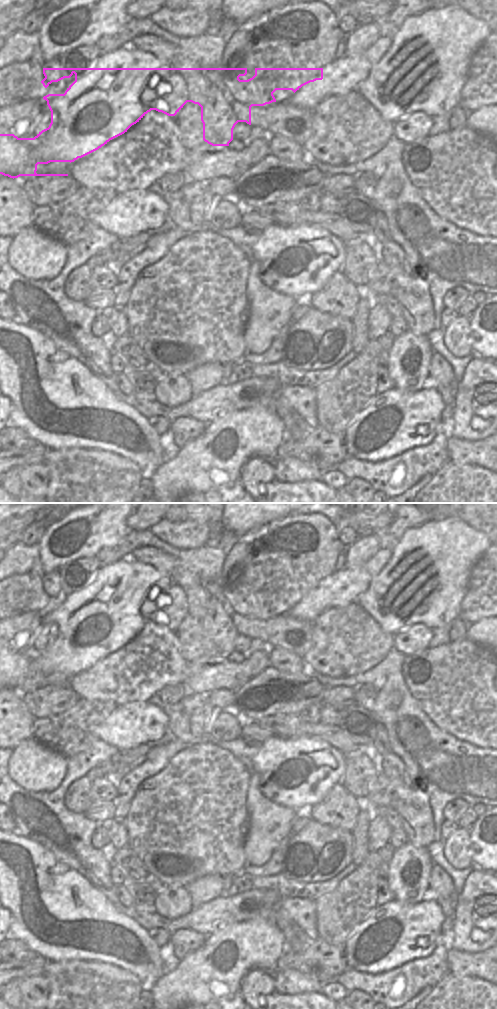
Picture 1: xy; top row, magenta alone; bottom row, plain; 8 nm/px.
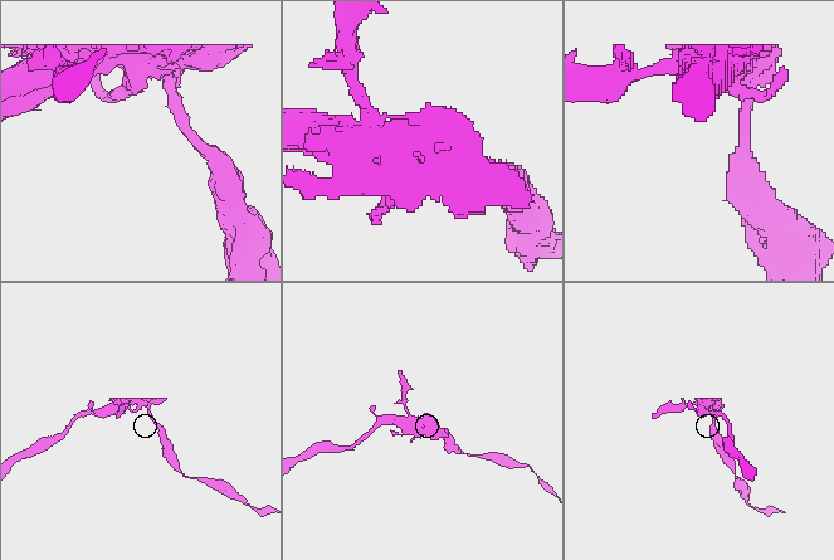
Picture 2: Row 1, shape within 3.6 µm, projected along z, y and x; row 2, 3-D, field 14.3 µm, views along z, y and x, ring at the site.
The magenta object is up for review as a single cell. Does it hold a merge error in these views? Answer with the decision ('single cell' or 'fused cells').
fused cells

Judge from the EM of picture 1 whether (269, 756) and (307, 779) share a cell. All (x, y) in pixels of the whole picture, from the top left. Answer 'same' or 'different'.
same

